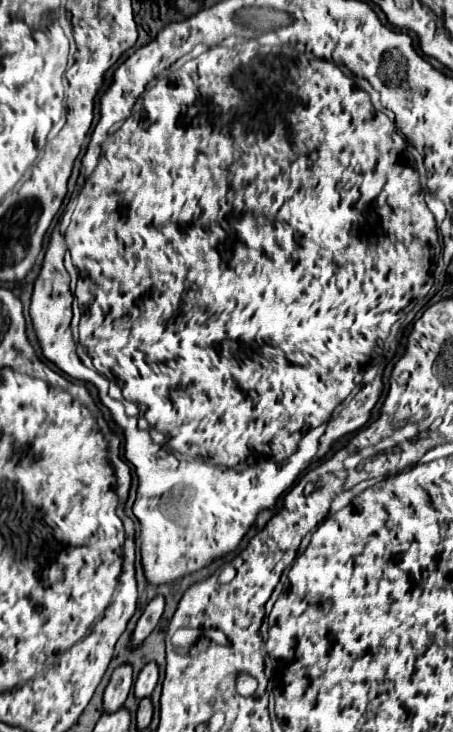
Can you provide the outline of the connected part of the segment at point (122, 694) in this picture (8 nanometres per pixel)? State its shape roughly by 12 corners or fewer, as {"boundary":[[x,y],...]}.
{"boundary":[[131,665],[111,675],[103,713],[117,711],[133,685]]}

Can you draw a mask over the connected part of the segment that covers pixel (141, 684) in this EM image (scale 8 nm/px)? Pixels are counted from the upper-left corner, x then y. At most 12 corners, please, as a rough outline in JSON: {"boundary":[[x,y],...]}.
{"boundary":[[147,663],[139,673],[133,691],[137,699],[153,693],[159,671]]}

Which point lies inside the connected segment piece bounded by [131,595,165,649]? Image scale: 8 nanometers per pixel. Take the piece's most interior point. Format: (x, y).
(148, 621)

